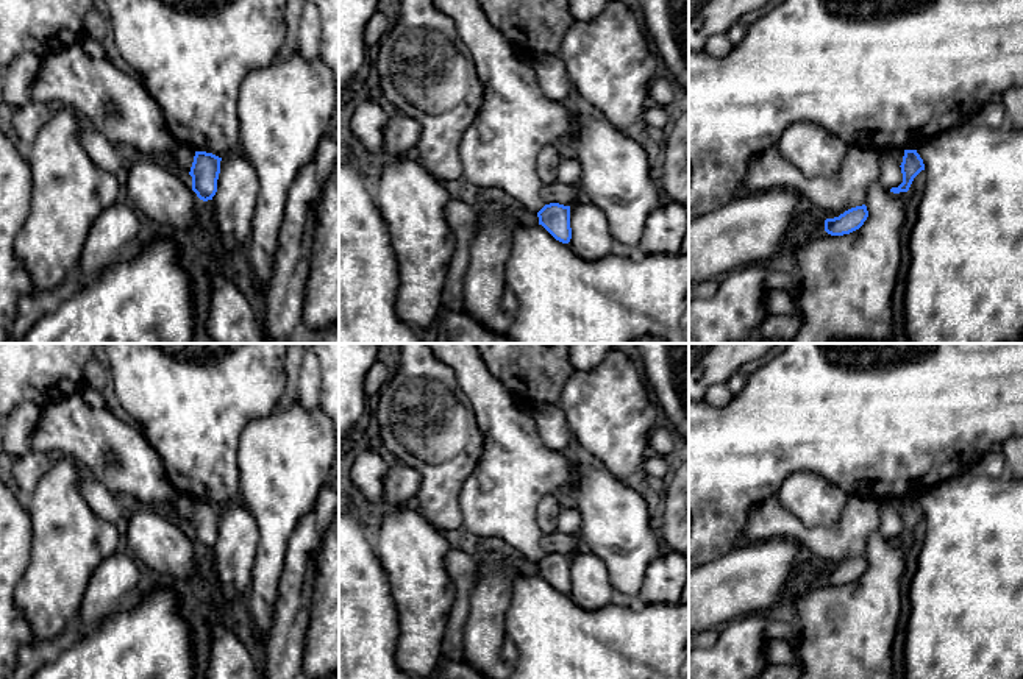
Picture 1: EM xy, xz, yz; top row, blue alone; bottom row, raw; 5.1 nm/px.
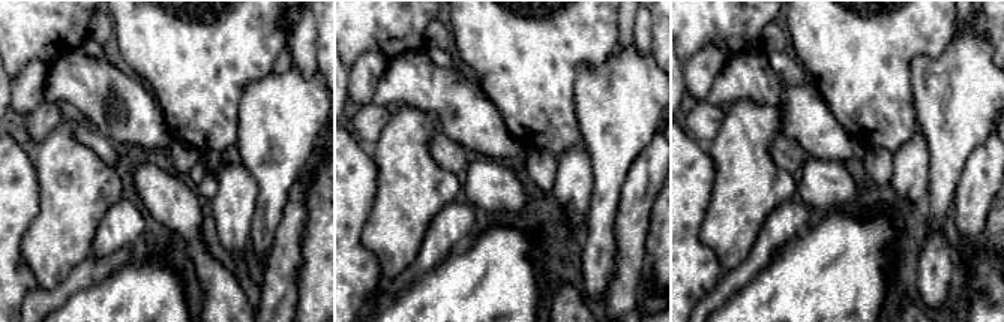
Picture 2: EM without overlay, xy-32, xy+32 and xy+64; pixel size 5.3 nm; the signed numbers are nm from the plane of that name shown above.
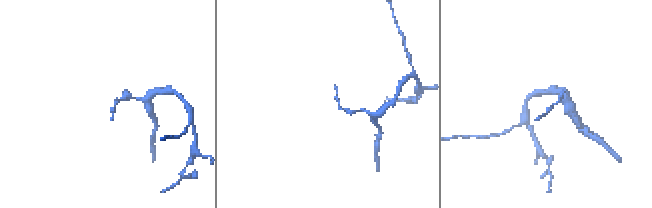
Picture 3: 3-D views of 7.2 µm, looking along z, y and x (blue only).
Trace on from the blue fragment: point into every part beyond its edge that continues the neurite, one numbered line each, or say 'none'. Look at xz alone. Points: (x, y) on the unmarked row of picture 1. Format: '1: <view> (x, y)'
none

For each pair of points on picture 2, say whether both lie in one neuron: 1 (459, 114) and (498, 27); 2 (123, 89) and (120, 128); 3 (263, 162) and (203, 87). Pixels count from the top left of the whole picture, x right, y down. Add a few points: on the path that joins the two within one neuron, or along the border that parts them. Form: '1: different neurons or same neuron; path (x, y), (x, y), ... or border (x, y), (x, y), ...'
1: different neurons; border (477, 81), (498, 111)
2: same neuron; path (123, 98), (122, 119)
3: different neurons; border (242, 98), (237, 141), (231, 153)

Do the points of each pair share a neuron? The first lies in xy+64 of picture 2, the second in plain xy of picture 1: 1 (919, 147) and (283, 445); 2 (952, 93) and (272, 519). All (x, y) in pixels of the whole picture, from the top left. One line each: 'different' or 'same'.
1: different
2: same

